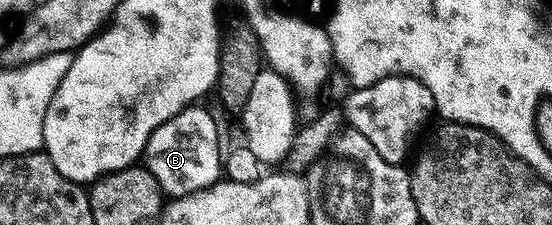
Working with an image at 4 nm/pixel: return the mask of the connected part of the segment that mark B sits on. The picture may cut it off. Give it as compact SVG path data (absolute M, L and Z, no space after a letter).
M193 105L182 109L170 121L158 125L146 141L142 156L143 166L158 181L165 196L189 195L198 189L221 182L222 154L218 147L218 129L215 127L215 114L208 112L204 105Z

